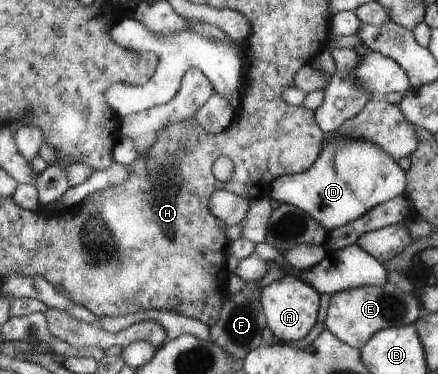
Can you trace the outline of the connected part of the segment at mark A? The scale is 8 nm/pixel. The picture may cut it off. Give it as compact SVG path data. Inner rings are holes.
M287 270L281 280L265 286L262 289L261 301L267 327L271 329L274 338L287 344L305 339L317 323L320 298L320 293L313 285L298 278L291 270Z

